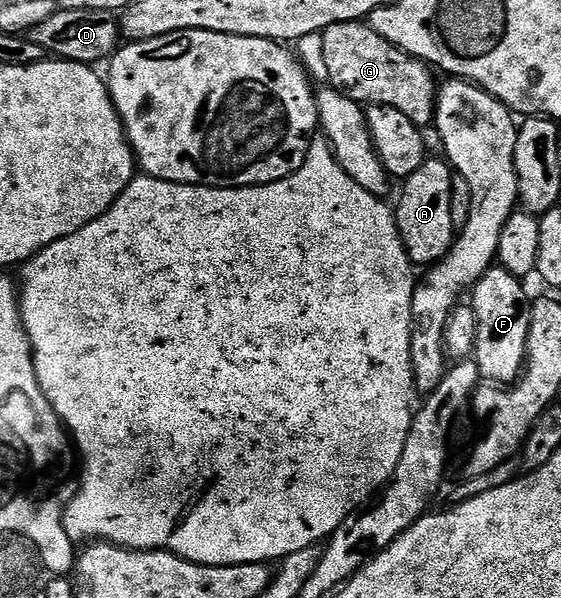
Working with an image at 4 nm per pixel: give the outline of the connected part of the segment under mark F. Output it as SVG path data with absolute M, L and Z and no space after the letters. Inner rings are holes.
M492 265L475 283L470 292L469 305L475 314L475 345L473 358L479 366L479 378L491 385L511 385L518 380L525 370L527 361L527 338L531 324L532 300L527 299L524 280L518 279L505 268Z

